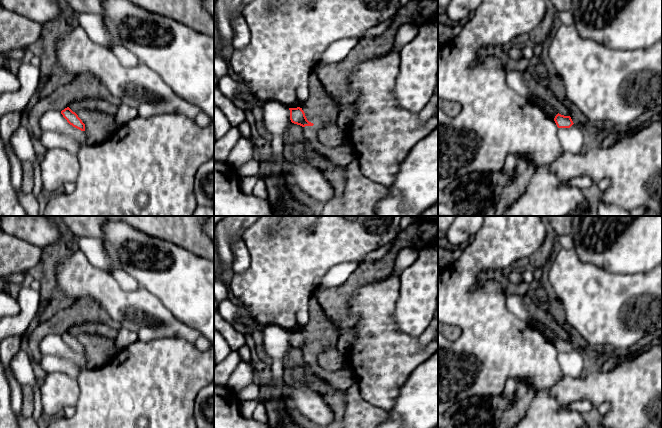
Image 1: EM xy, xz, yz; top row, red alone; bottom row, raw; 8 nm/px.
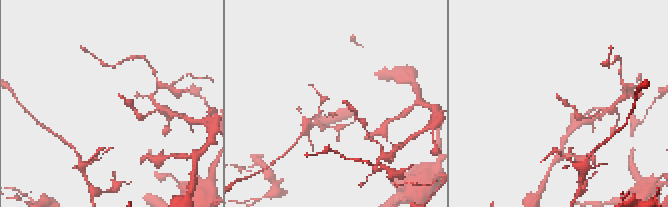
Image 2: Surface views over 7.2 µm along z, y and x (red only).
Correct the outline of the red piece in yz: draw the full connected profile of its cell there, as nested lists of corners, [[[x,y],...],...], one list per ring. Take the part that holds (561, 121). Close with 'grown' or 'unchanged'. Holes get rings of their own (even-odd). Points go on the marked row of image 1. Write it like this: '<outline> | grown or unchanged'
[[[559,113],[555,116],[554,121],[558,128],[570,128],[574,124],[570,116]]] | unchanged

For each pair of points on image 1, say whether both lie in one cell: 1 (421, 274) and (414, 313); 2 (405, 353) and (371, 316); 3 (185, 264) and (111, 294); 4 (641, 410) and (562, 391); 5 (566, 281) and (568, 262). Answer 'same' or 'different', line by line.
1: same
2: same
3: different
4: same
5: same

